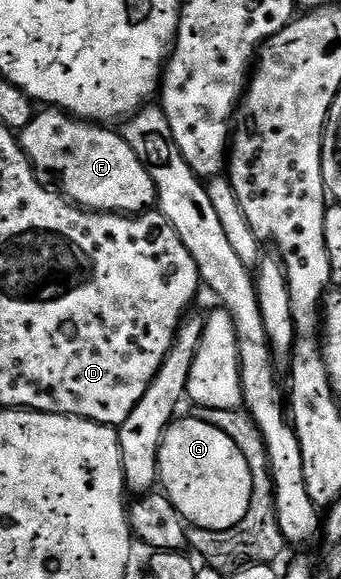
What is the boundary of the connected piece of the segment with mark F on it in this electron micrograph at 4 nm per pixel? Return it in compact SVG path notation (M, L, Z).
M65 110L41 111L33 113L30 124L18 134L24 155L41 184L63 194L73 206L102 214L135 216L157 205L148 167L138 160L120 132L104 124L83 122Z

